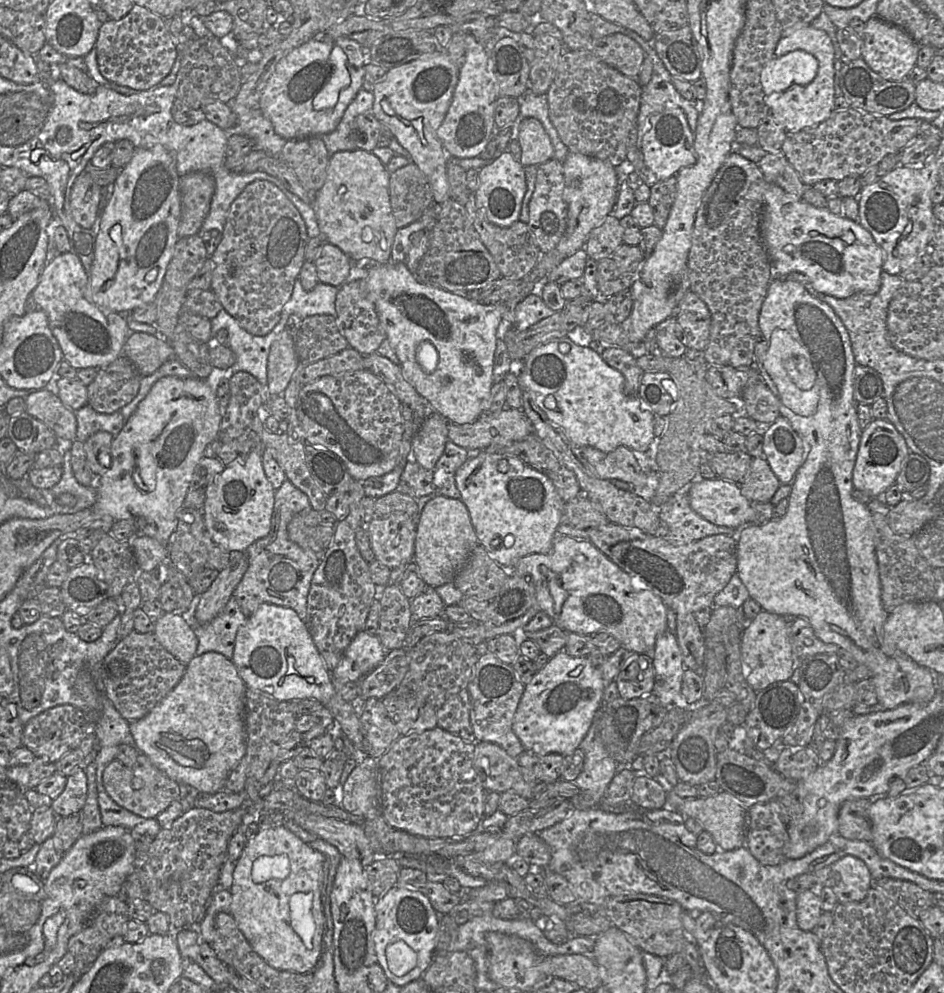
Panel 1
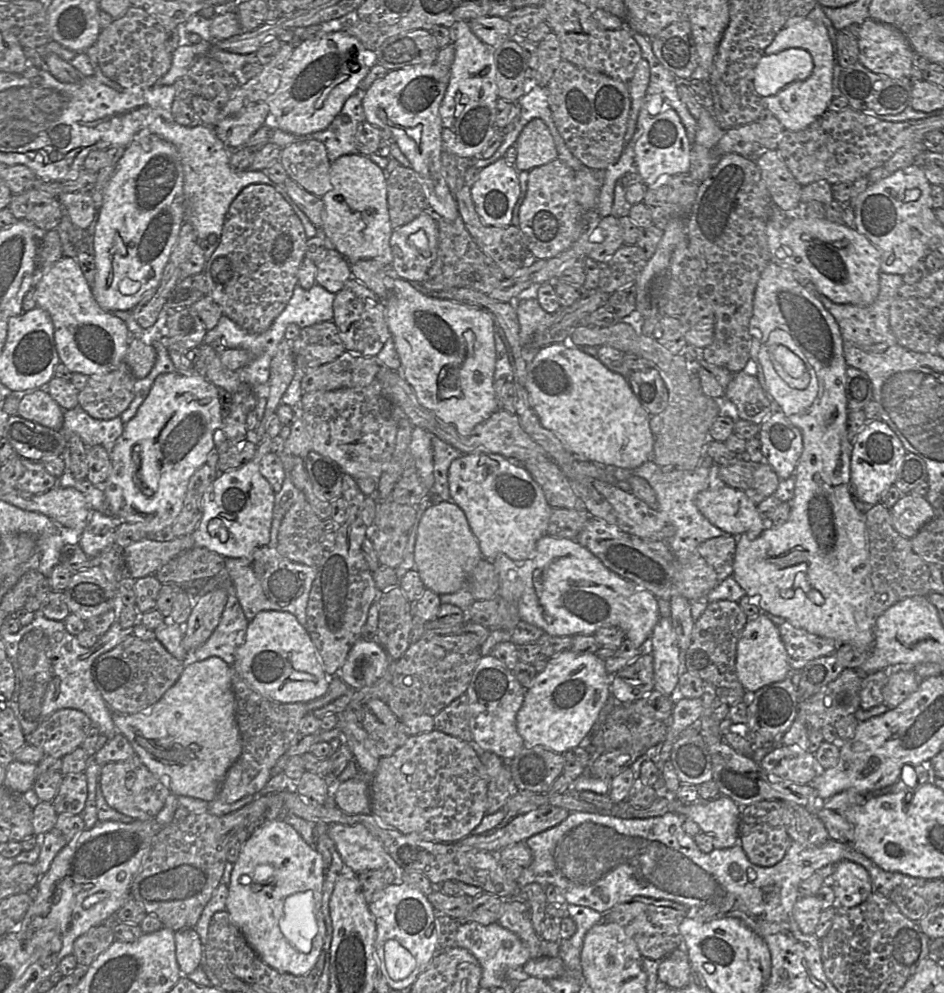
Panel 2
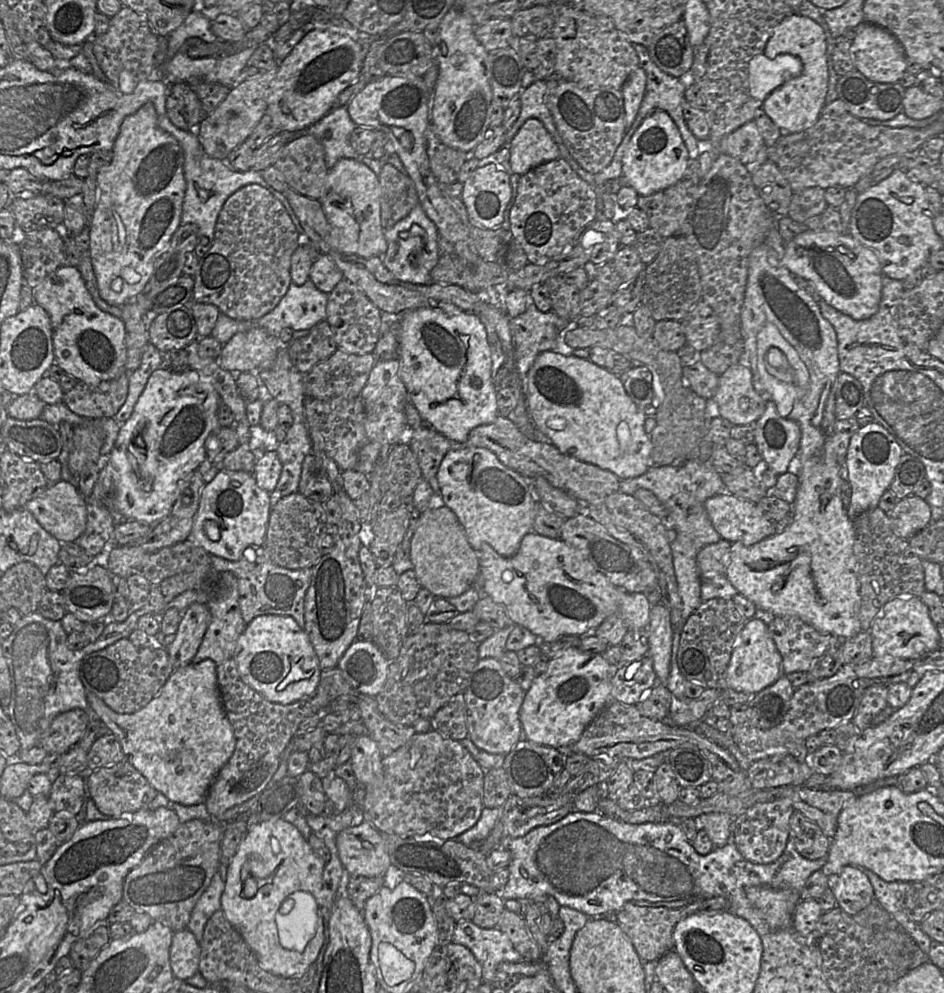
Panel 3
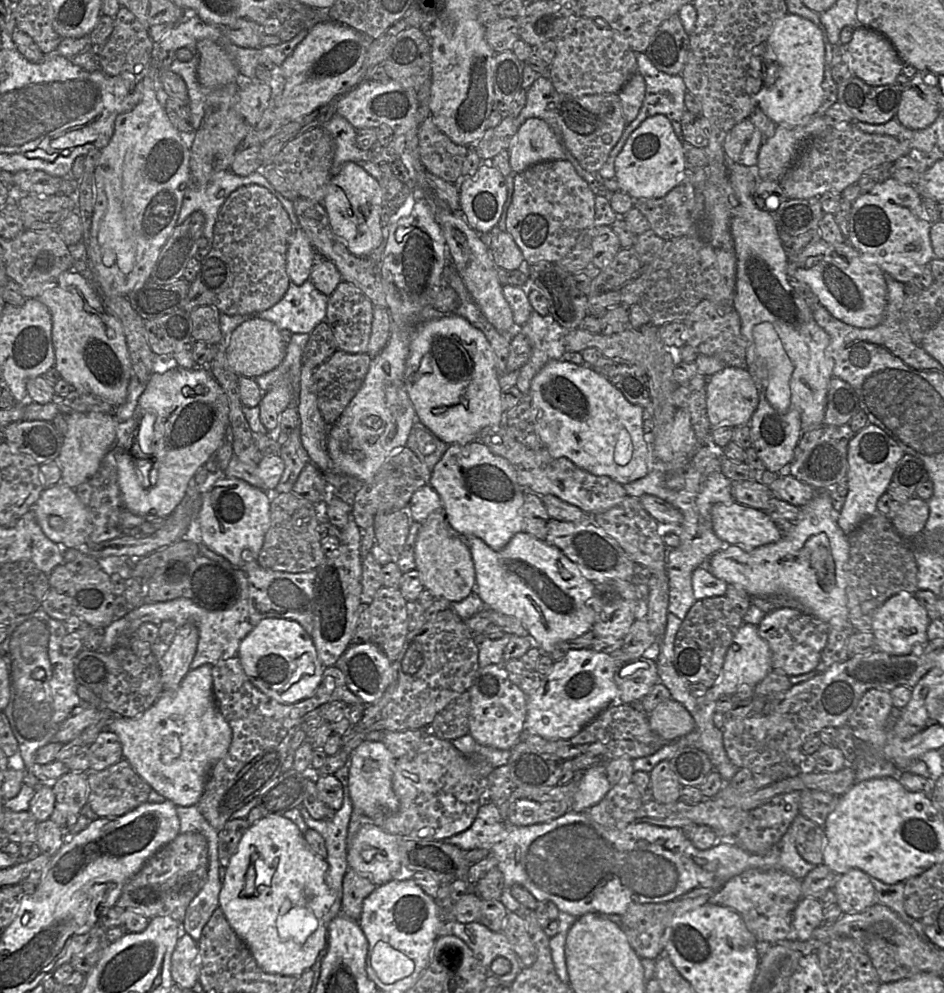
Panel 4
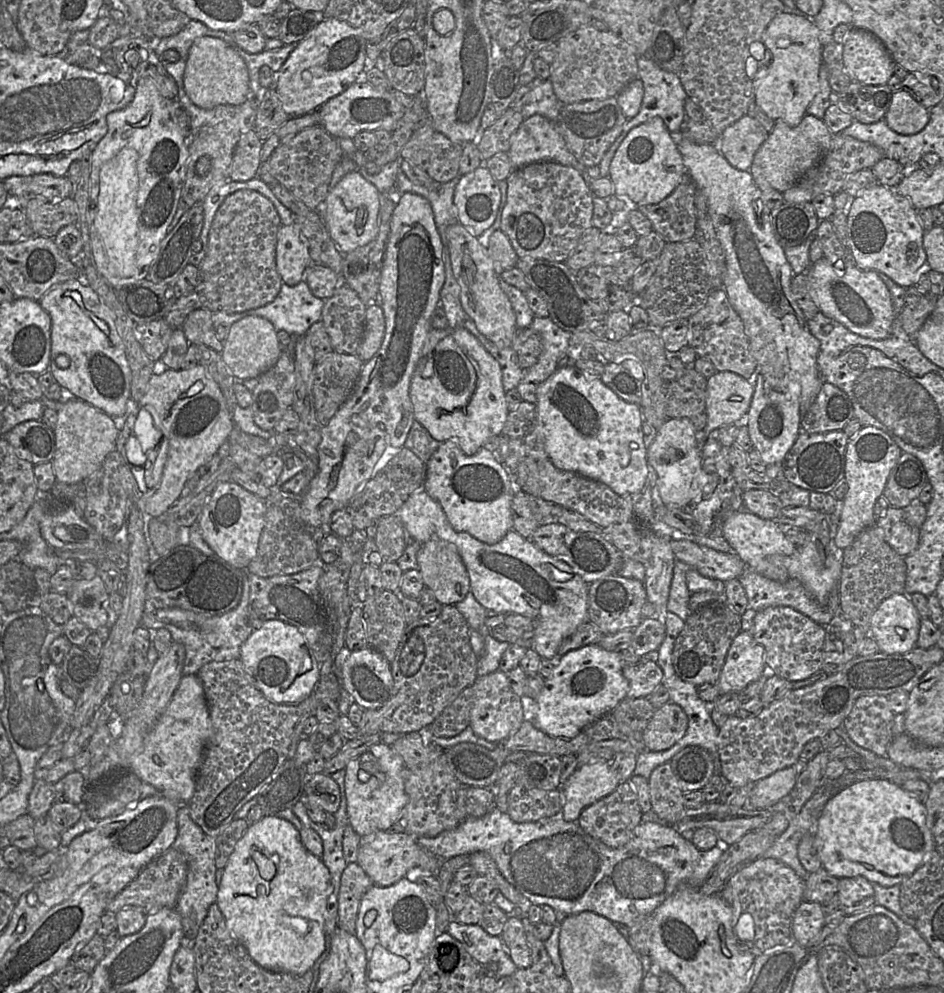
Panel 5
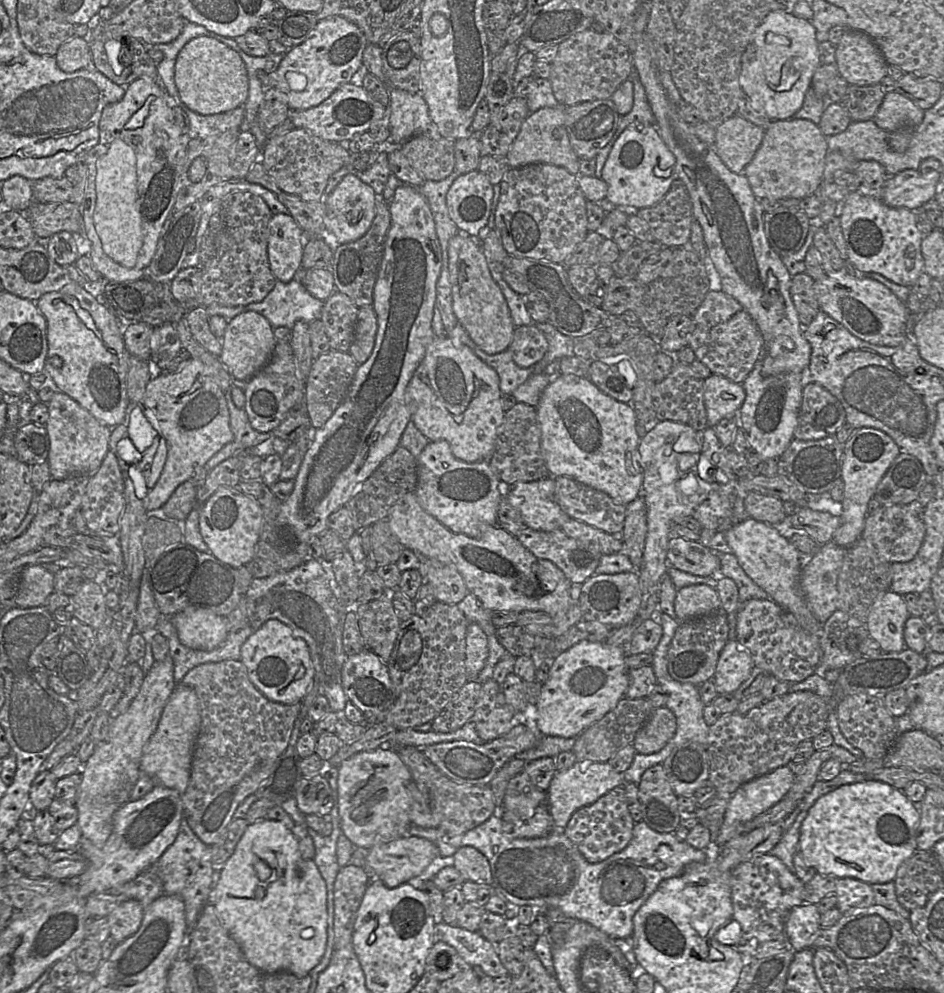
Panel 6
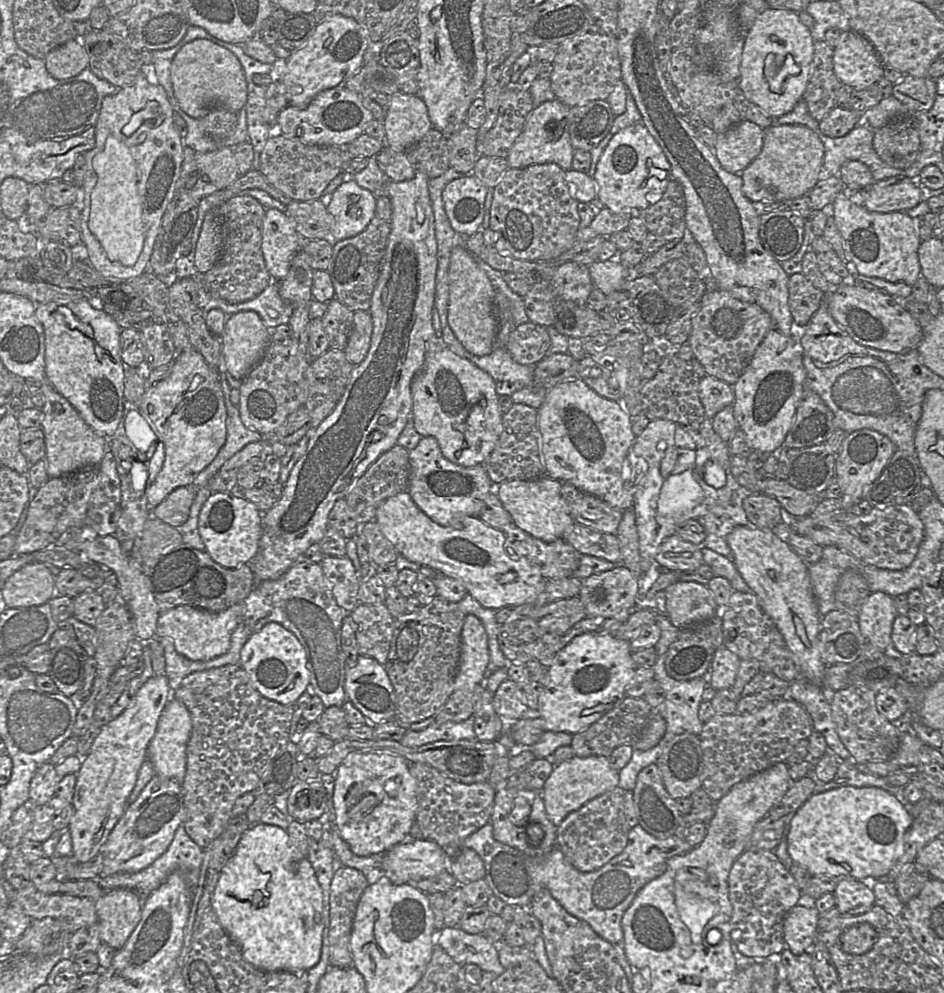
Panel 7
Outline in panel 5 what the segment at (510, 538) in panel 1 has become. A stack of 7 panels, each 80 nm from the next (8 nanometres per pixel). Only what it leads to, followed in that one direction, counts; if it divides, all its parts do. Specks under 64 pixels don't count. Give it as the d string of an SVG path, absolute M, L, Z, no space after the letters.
M453 440L441 443L426 464L423 489L441 505L451 527L457 532L467 532L492 545L513 529L511 505L516 487L488 445L468 456Z

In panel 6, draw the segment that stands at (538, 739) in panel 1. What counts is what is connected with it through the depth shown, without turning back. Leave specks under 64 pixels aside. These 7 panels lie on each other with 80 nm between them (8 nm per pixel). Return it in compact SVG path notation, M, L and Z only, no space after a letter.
M582 640L554 658L549 678L536 704L537 729L542 736L576 738L611 711L628 688L625 651L606 642Z

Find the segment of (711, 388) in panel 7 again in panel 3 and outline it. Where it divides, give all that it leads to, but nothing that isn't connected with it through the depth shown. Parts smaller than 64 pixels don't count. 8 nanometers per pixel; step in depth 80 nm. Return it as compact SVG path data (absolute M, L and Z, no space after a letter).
M741 364L730 366L719 375L718 387L711 400L716 404L716 414L733 426L753 426L766 407L753 386L751 370Z

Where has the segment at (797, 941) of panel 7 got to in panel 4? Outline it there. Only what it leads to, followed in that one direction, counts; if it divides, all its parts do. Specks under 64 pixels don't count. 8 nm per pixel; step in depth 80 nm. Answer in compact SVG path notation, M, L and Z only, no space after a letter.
M803 897L794 910L792 928L796 940L807 941L821 926L824 909L818 899Z

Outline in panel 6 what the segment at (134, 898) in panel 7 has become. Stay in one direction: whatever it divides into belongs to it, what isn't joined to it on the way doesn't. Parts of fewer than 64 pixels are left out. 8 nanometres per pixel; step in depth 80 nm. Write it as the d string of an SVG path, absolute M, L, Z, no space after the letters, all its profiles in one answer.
M127 900L117 905L108 915L110 936L120 944L135 934L142 922L144 908L137 900Z

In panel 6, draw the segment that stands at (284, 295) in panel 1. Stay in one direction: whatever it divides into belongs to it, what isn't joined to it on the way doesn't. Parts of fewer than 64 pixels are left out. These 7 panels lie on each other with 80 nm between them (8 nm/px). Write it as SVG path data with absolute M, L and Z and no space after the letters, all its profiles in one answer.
M235 192L227 196L209 223L215 253L208 263L199 267L202 269L202 283L198 294L185 302L157 304L144 312L141 321L158 327L185 318L189 311L197 307L212 304L235 307L262 301L277 282L270 270L267 253L268 225L272 216L266 202L257 195Z

